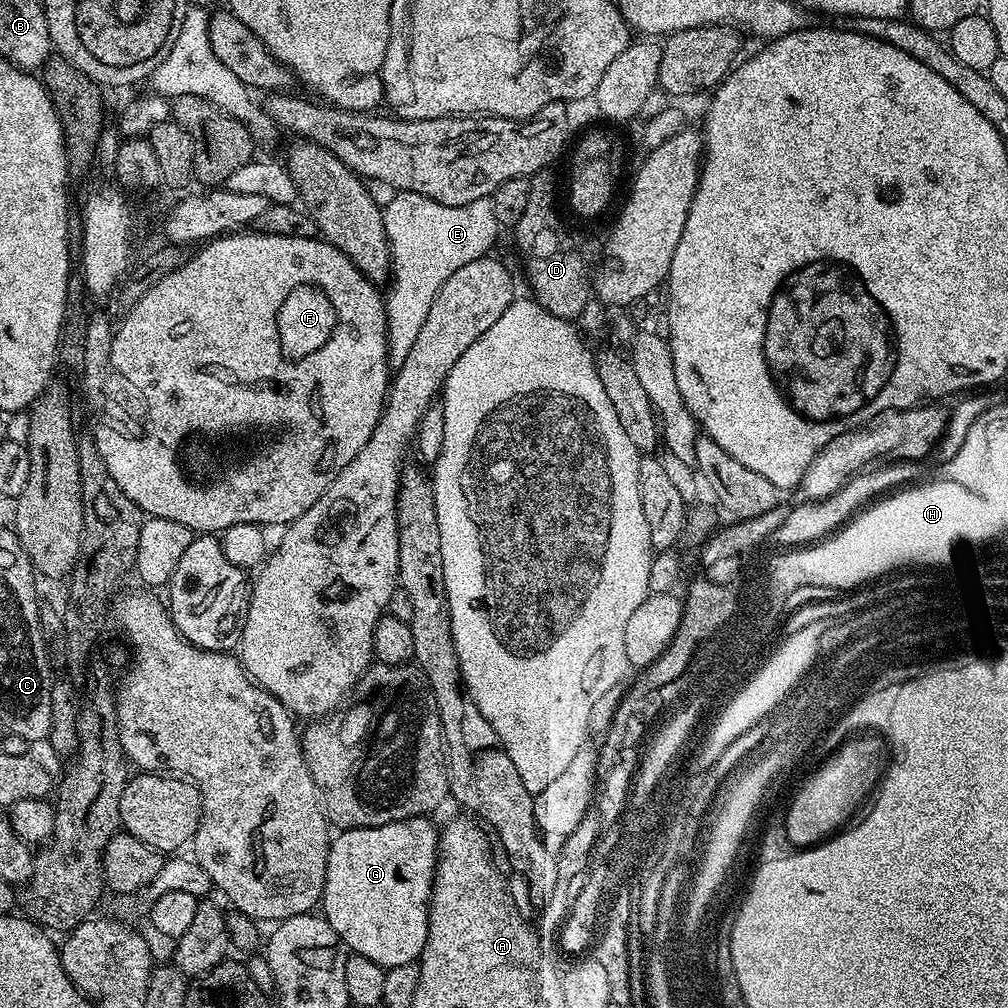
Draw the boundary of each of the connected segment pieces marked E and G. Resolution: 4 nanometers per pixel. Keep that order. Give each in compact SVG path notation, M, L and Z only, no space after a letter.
M396 192L393 200L383 205L384 225L386 238L392 251L392 271L390 285L392 284L392 297L386 300L388 314L388 358L393 369L400 368L414 347L414 341L426 322L426 314L430 314L430 306L434 306L434 298L438 290L454 274L454 270L466 266L466 262L474 262L479 256L489 255L493 251L492 243L496 240L498 225L494 218L494 206L491 199L475 200L466 206L442 206L430 198L417 192Z
M415 816L409 820L395 820L386 826L373 828L346 828L339 833L340 837L333 839L328 846L328 861L326 862L326 882L322 897L322 915L330 922L330 926L340 935L340 943L345 949L355 955L370 958L370 962L378 962L386 970L394 966L402 966L419 961L420 952L426 946L428 937L428 904L432 900L432 879L436 877L436 851L440 848L440 833L437 825L431 824L431 819Z

